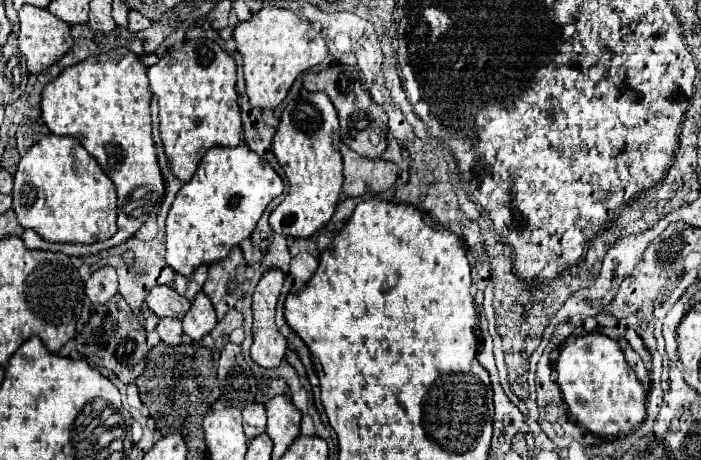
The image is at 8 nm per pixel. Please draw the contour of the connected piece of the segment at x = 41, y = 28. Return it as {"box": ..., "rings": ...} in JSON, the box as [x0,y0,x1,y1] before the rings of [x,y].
{"box":[18,6,74,74],"rings":[[[24,6],[20,12],[20,32],[18,32],[18,42],[20,42],[20,52],[26,56],[26,66],[32,74],[40,74],[52,64],[56,64],[74,44],[70,36],[70,26],[66,22],[60,22],[56,16],[52,16],[46,8],[38,6]]]}

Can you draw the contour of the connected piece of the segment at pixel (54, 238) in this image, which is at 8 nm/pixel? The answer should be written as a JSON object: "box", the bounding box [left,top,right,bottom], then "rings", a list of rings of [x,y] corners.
{"box":[14,136,116,244],"rings":[[[46,136],[34,144],[20,160],[14,176],[14,212],[24,228],[32,228],[40,238],[48,242],[78,242],[94,244],[108,240],[116,234],[116,188],[112,180],[102,172],[98,162],[84,150],[76,138],[68,136]]]}

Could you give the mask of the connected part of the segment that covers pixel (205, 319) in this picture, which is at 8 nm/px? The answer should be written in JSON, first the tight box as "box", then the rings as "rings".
{"box":[182,292,218,342],"rings":[[[200,292],[196,296],[196,300],[192,302],[190,312],[182,320],[182,330],[184,330],[184,334],[188,334],[192,340],[198,342],[202,336],[206,336],[216,326],[216,322],[218,320],[216,320],[212,302],[208,300],[208,296],[204,292]]]}

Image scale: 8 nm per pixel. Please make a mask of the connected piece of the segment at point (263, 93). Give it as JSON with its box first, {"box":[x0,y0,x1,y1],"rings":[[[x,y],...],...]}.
{"box":[234,6,328,108],"rings":[[[264,6],[260,12],[252,14],[250,20],[238,22],[234,28],[234,40],[244,60],[246,92],[250,104],[256,108],[276,108],[286,98],[296,76],[328,56],[324,38],[310,26],[310,22],[304,22],[294,16],[294,12],[276,6]]]}

